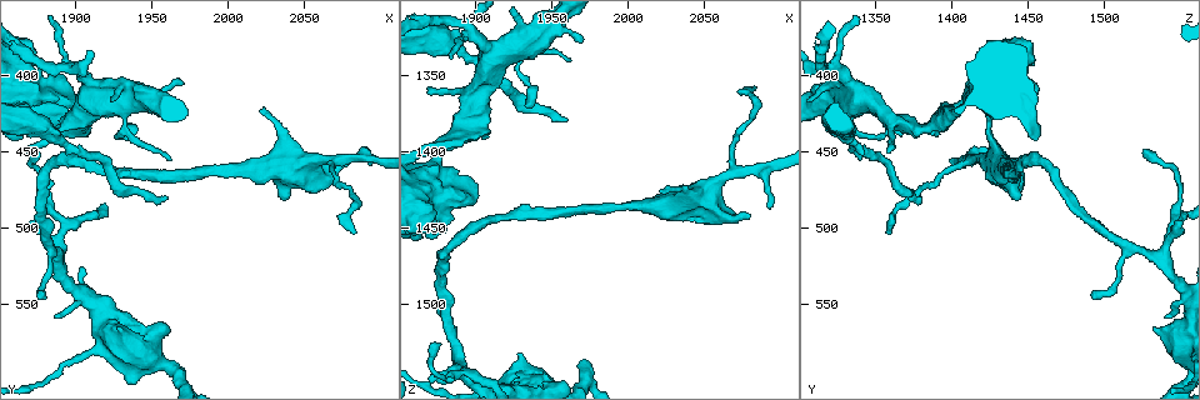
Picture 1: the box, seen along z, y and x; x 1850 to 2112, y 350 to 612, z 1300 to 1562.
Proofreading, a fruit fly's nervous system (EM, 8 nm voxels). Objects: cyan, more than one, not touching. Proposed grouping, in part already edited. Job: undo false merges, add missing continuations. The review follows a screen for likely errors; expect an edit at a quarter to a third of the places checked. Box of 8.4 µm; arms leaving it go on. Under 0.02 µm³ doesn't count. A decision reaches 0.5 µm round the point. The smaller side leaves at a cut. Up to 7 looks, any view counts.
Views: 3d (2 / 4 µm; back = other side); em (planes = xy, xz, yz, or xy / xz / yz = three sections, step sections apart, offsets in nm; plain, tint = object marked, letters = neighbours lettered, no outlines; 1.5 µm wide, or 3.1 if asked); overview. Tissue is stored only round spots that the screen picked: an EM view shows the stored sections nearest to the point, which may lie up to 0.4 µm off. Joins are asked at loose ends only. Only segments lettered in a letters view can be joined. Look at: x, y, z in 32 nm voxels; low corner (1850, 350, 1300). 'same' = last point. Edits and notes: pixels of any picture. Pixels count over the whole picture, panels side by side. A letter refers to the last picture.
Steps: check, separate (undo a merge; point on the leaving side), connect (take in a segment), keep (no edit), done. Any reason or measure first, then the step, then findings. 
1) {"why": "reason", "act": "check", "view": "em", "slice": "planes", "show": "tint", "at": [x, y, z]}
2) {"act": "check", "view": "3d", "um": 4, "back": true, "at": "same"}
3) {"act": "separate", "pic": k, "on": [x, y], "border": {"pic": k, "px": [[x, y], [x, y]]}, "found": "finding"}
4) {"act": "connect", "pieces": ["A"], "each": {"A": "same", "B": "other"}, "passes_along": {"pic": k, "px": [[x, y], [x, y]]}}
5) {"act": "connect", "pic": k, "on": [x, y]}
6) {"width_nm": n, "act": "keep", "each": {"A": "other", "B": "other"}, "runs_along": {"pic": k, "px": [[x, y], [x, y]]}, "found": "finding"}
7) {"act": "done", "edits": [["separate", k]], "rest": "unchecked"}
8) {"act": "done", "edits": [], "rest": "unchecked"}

{"why": "tapers out", "act": "check", "view": "em", "slice": "planes", "show": "letters", "at": [1868, 450, 1358]}

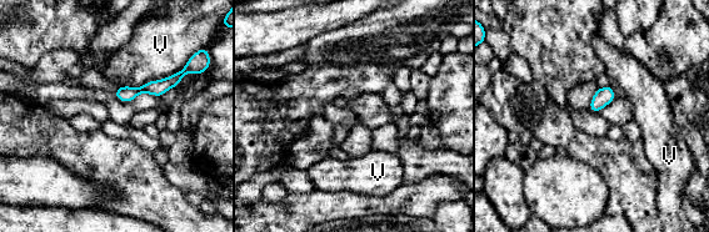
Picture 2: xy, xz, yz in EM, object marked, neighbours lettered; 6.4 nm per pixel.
{"width_nm": 70, "act": "keep", "each": {"V": "other"}, "border": {"pic": 2, "px": [[185, 64], [171, 75], [120, 87]]}, "found": "no lettered segment goes on from it"}

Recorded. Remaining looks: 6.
{"why": "branch stops here", "act": "check", "view": "em", "slice": "planes", "show": "tint", "at": [1876, 544, 1492]}

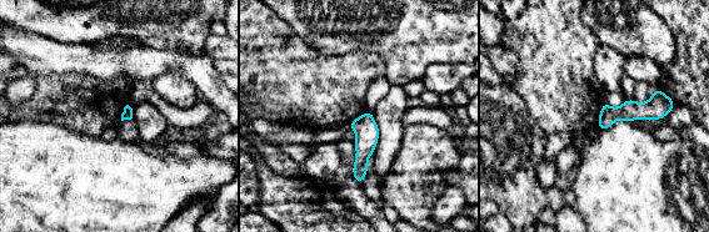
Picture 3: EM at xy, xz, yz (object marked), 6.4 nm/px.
{"why": "what lies round it", "act": "check", "view": "em", "slice": "planes", "show": "letters", "at": "same"}

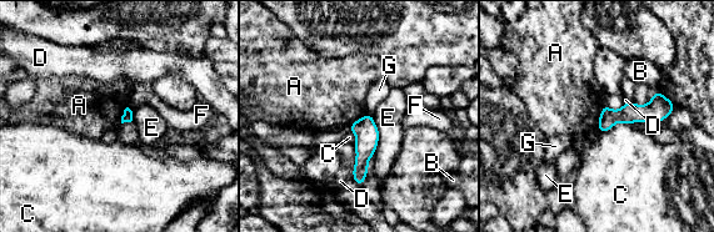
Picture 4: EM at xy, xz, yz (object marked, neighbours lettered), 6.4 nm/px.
{"width_nm": 70, "act": "keep", "each": {"A": "other", "B": "other", "C": "other", "D": "other", "E": "other", "F": "other", "G": "other"}, "runs_along": {"pic": 4, "px": [[670, 106], [612, 116], [600, 125]]}, "found": "no lettered segment goes on from it"}

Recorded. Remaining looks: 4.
{"act": "check", "view": "3d", "um": 4, "at": [1894, 394, 1318]}

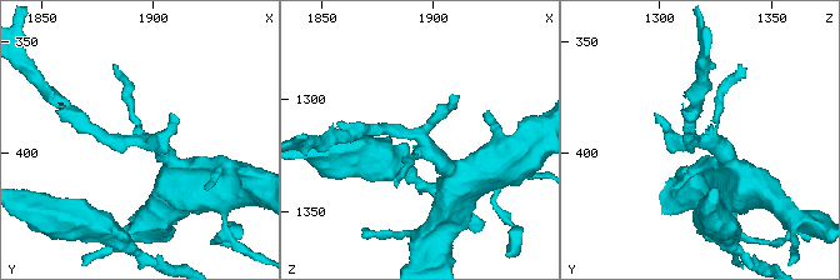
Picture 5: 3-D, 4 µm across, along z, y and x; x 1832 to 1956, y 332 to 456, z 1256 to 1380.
{"why": "need the tissue", "act": "check", "view": "em", "slice": "planes", "show": "tint", "at": [1894, 394, 1317]}

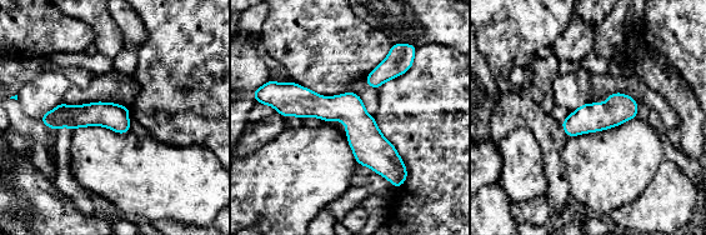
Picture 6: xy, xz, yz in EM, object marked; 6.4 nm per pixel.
{"act": "check", "view": "em", "slice": "planes", "show": "letters", "at": "same"}

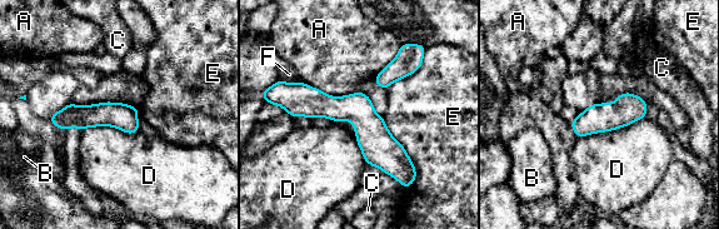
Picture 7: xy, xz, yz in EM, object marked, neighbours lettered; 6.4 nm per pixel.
{"width_nm": 170, "act": "keep", "each": {"A": "other", "B": "other", "C": "other", "D": "other", "E": "other", "F": "other"}, "found": "one cell here"}

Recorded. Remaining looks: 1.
{"act": "done", "edits": [], "rest": "unchecked"}

